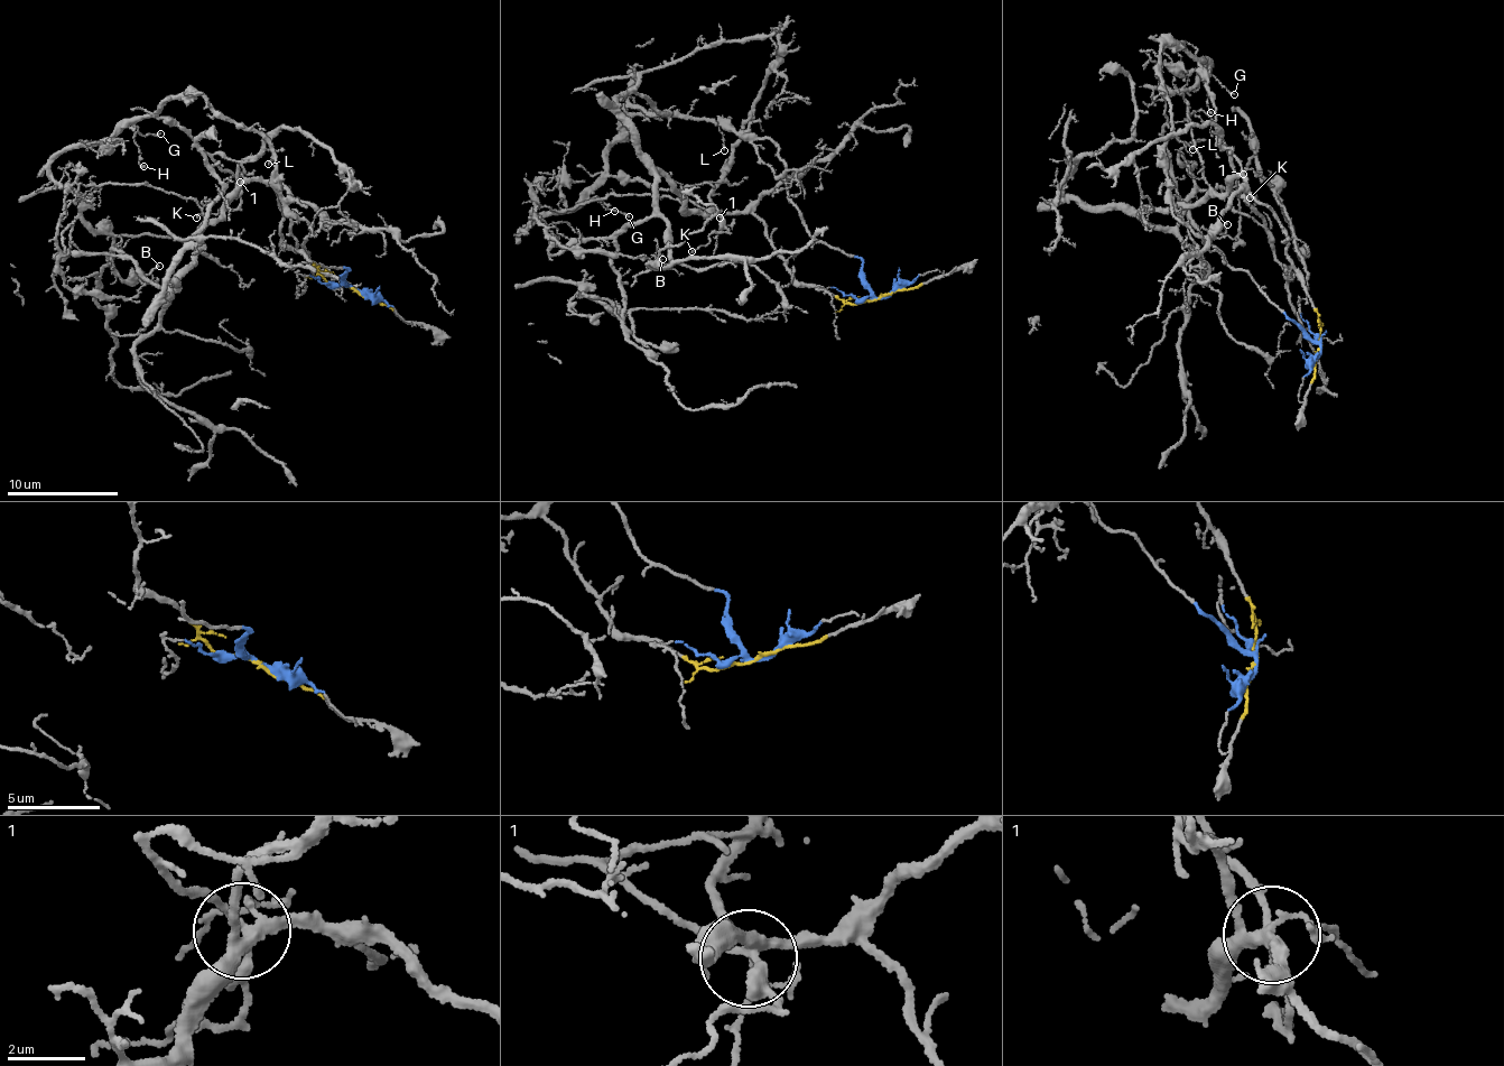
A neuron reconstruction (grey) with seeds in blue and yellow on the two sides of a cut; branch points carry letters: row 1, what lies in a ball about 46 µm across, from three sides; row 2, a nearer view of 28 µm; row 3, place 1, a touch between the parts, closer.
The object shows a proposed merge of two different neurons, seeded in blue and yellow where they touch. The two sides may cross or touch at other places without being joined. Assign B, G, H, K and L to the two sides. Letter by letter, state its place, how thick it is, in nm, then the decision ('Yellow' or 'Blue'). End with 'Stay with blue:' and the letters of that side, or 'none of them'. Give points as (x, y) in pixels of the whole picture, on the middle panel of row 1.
B: Place: (662, 259). Thickness 100 nm. Blue
G: Place: (629, 216). Thickness 130 nm. Blue
H: Place: (614, 211). Thickness 130 nm. Blue
K: Place: (692, 251). Thickness 100 nm. Blue
L: Place: (724, 150). Thickness 110 nm. Blue
Stay with blue: B, G, H, K, L

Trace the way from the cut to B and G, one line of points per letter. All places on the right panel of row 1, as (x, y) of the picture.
B: (1318, 346), (1175, 214), (1158, 57), (1173, 39), (1207, 64), (1164, 100), (1169, 173), (1207, 239), (1227, 223)
G: (1318, 346), (1175, 214), (1164, 170), (1171, 116), (1158, 57), (1163, 45), (1173, 39), (1234, 94)

